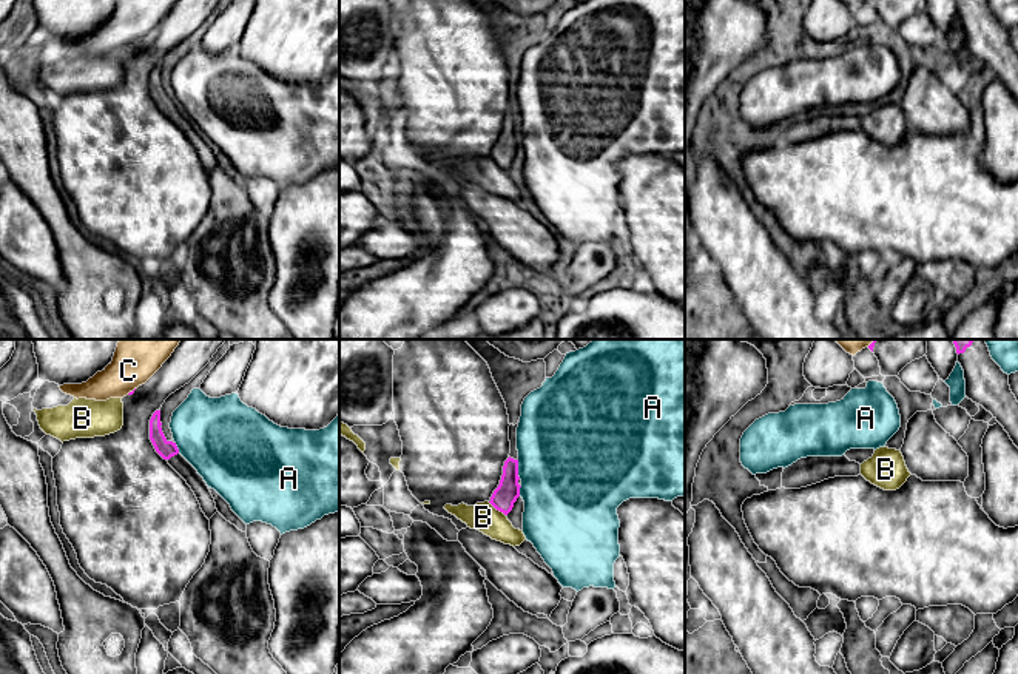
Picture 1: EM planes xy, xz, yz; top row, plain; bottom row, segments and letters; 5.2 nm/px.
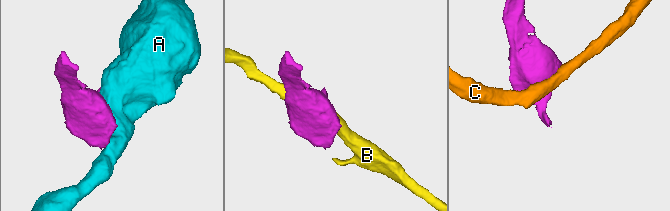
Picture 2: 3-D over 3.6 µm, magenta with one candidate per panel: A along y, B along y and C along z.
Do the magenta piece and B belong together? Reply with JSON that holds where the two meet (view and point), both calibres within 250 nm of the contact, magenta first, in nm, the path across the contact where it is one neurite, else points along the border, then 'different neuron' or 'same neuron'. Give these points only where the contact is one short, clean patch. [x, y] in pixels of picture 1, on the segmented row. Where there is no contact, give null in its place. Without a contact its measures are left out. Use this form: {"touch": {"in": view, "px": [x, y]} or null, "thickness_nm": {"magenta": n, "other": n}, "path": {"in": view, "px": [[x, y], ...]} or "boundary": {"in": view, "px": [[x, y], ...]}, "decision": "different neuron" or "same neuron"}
{"touch": {"in": "xz", "px": [497, 509]}, "thickness_nm": {"magenta": 120, "other": 150}, "boundary": {"in": "xz", "px": [[488, 502], [505, 515]]}, "decision": "different neuron"}

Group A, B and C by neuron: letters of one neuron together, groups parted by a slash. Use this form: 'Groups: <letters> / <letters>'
Groups: A / B / C

